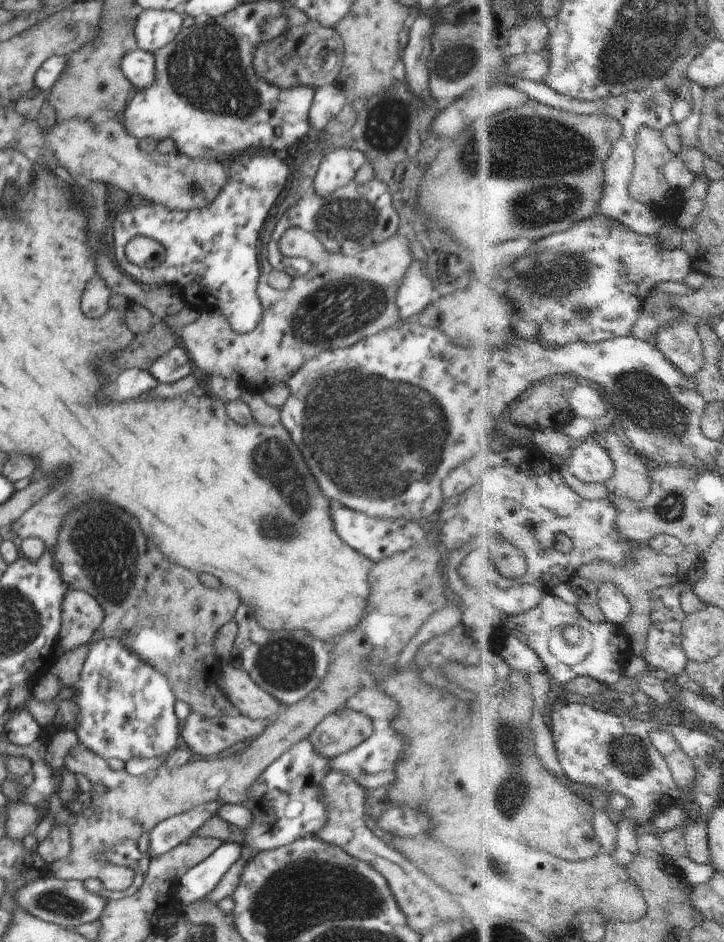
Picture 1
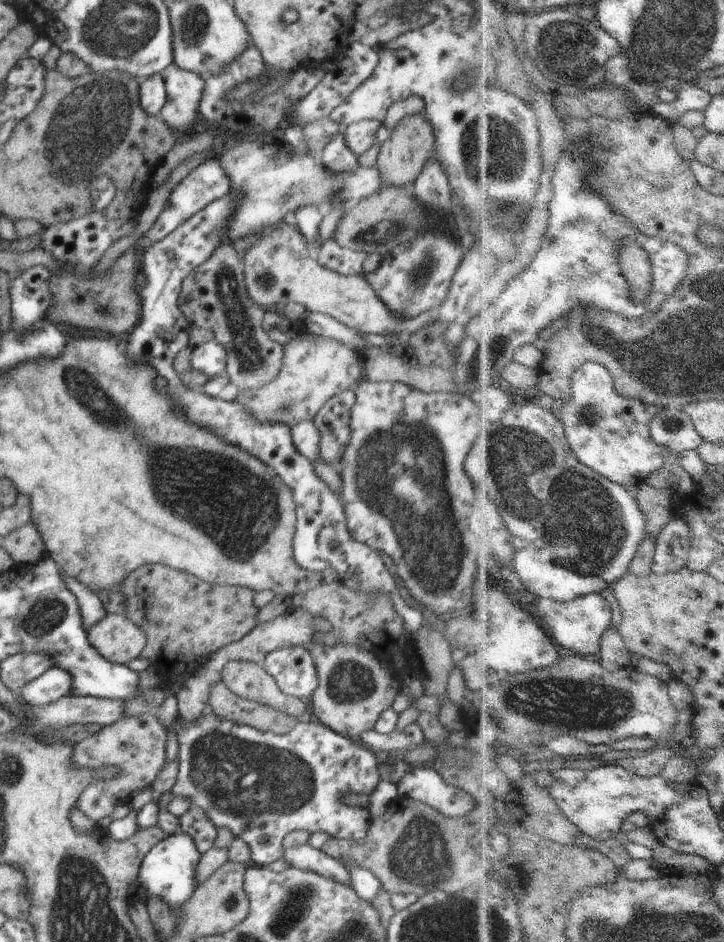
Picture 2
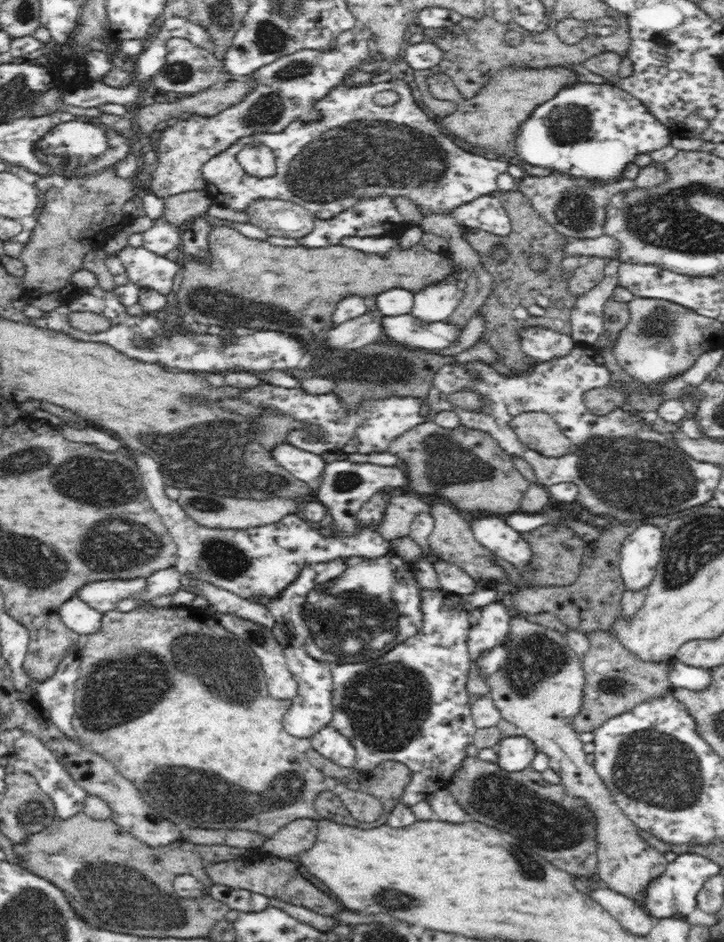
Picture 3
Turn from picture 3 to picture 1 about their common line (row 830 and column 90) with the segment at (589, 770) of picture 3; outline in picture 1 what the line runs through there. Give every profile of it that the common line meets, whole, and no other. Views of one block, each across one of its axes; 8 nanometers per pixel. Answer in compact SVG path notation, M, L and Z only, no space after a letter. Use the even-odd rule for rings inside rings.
M70 589L61 604L59 646L70 652L88 643L103 621L103 607L95 597L80 589Z

